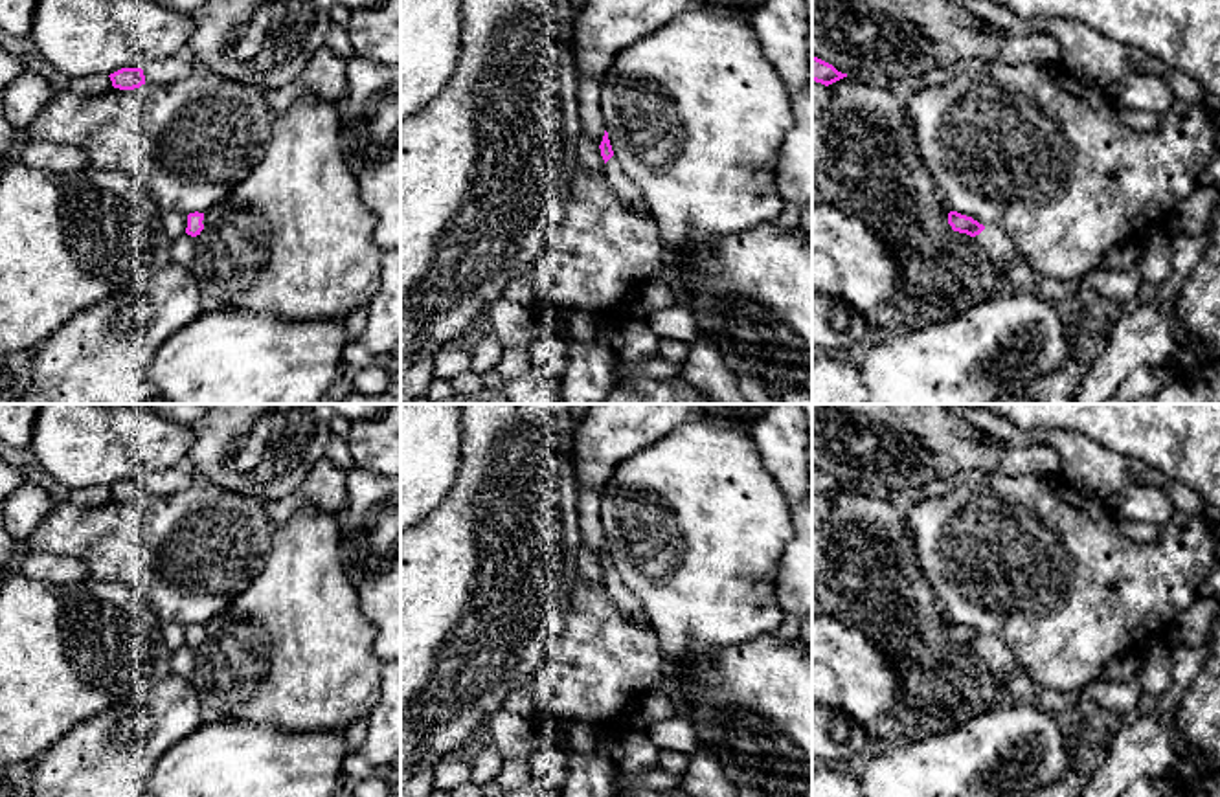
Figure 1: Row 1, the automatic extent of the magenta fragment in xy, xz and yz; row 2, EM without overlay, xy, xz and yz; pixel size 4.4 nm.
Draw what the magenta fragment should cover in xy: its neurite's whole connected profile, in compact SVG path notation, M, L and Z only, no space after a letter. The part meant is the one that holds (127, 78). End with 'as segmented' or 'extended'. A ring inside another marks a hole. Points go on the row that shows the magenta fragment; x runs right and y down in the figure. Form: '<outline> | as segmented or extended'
M121 68L108 75L114 88L134 90L145 84L145 75L141 68Z | as segmented

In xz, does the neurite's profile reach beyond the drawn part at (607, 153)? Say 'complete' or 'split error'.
split error

